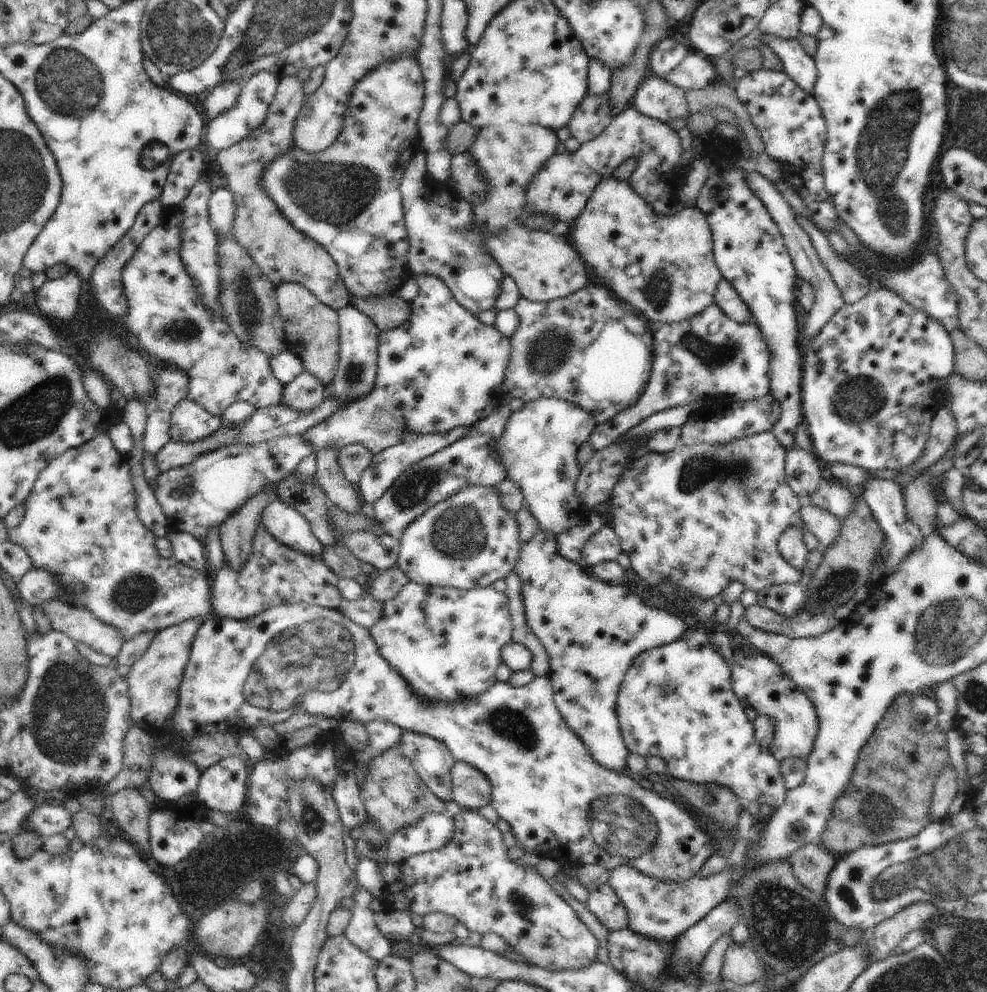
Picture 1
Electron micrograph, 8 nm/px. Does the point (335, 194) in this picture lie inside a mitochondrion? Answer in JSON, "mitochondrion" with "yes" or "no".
{"mitochondrion":"yes"}

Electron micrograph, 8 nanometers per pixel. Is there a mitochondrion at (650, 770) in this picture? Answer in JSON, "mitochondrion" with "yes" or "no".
{"mitochondrion":"no"}

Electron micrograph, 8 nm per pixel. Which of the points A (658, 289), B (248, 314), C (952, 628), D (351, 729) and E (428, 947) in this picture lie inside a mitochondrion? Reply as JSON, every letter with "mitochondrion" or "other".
{"A":"mitochondrion","B":"mitochondrion","C":"mitochondrion","D":"other","E":"other"}

